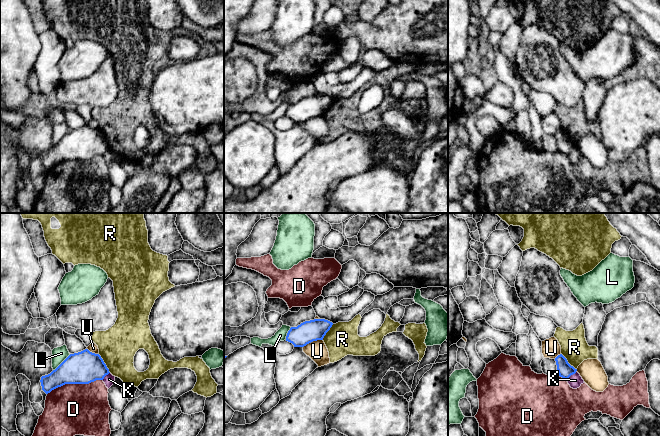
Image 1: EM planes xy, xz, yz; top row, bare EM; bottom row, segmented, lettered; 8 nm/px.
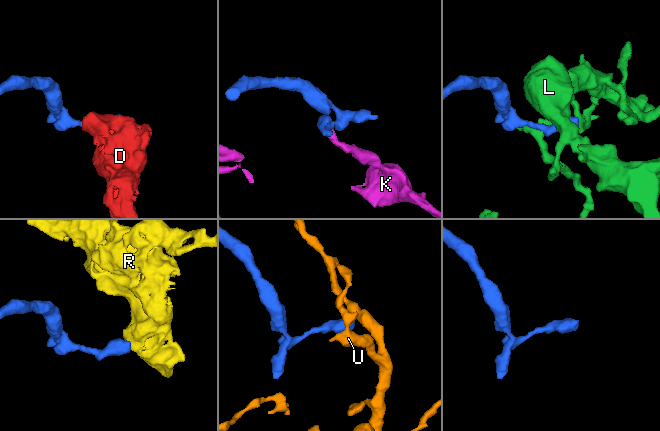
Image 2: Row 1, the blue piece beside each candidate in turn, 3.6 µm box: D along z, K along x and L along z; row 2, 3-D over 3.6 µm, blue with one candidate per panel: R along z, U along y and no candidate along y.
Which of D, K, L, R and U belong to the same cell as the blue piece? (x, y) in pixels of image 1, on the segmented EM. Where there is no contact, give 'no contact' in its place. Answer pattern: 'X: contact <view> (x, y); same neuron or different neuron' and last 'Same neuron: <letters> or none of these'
D: contact xy (74, 383); different neuron
K: contact yz (572, 374); different neuron
L: contact xy (62, 362); different neuron
R: contact xy (104, 363); different neuron
U: contact xz (312, 341); different neuron
Same neuron: none of these

